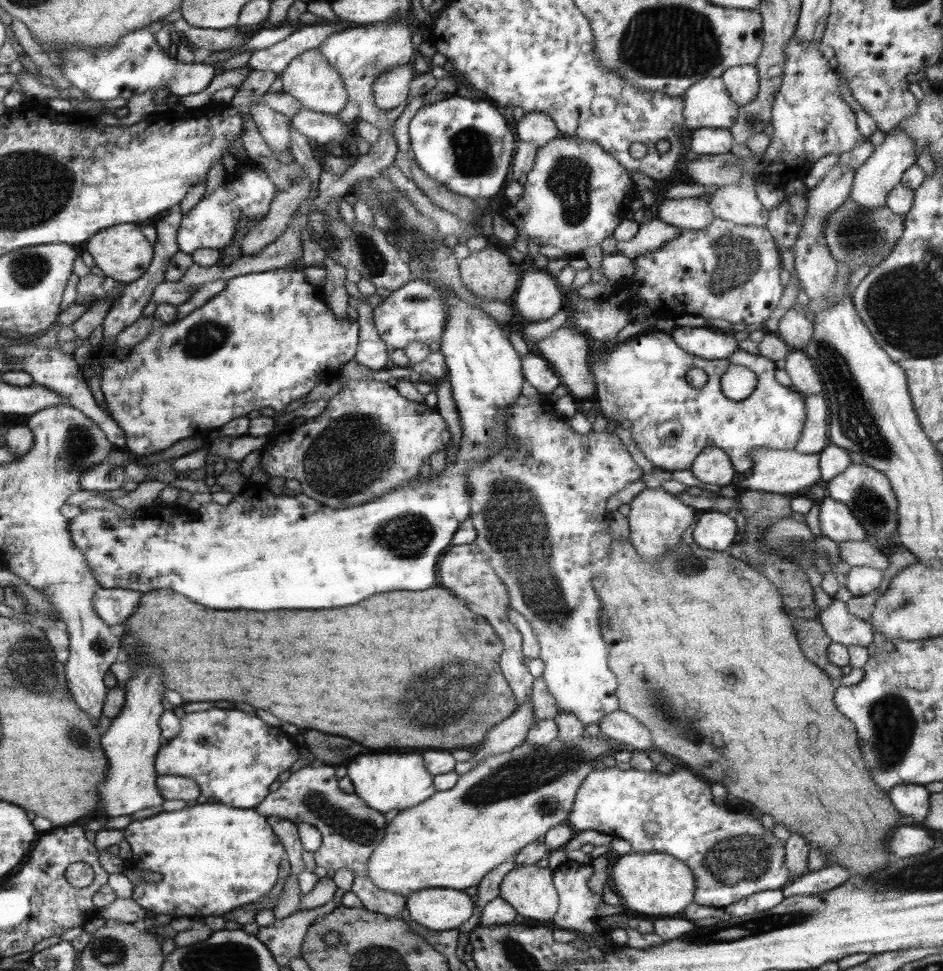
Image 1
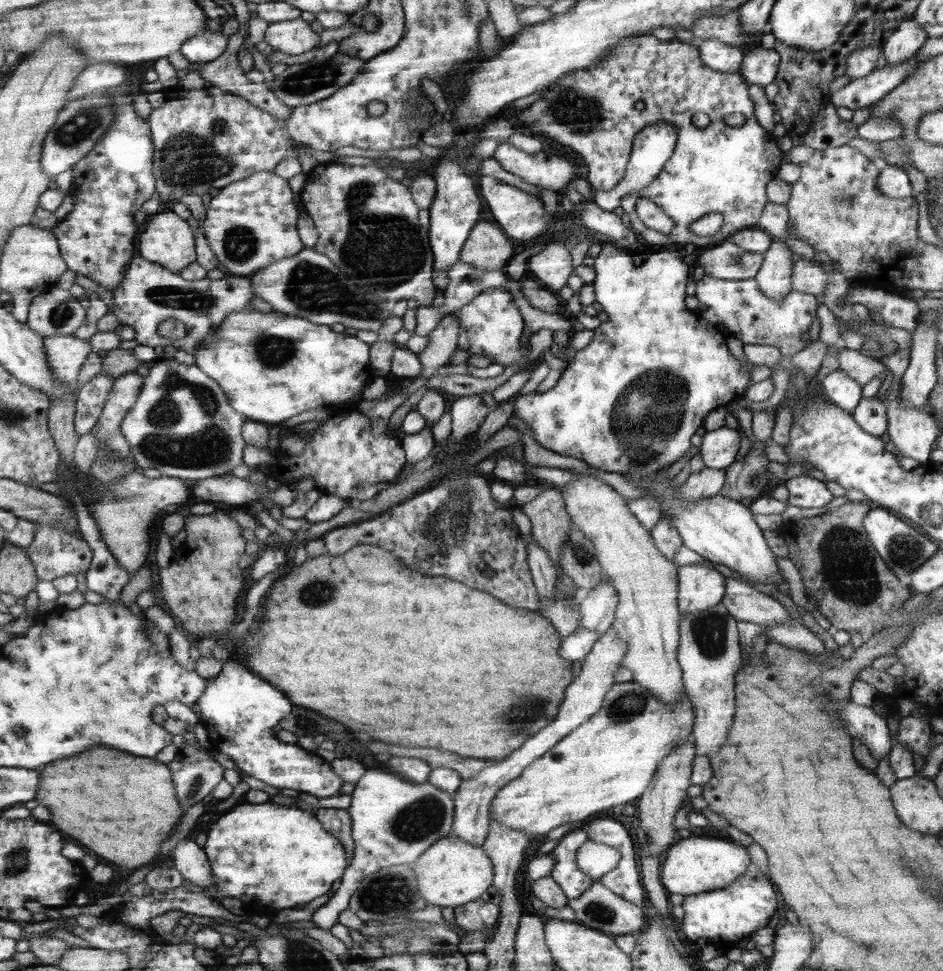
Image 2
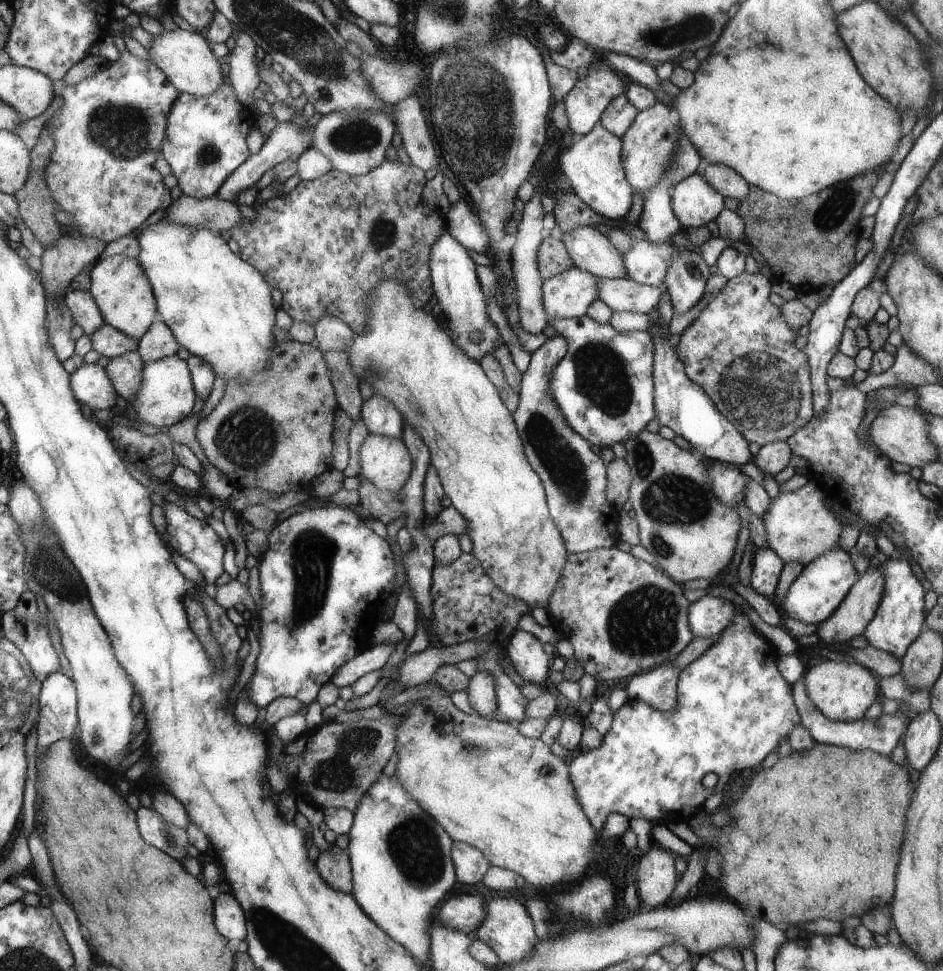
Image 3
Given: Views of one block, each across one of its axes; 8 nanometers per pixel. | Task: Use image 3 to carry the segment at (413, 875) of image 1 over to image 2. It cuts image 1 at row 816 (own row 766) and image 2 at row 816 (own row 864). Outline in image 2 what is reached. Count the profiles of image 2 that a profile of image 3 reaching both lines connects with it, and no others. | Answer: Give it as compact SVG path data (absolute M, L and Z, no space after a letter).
M632 680L615 682L598 713L495 794L489 806L491 818L524 830L533 839L546 836L558 824L585 822L590 814L594 817L602 810L633 802L646 794L661 760L693 734L692 707L685 690L679 703L667 705L644 685Z

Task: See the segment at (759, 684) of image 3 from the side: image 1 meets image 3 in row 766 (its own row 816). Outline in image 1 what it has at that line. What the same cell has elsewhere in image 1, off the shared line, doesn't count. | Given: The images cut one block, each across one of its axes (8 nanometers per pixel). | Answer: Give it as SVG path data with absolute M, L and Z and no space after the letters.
M601 765L587 776L578 790L574 810L566 820L578 834L583 830L596 830L630 842L634 853L658 852L674 856L690 864L696 878L694 902L700 906L722 908L756 892L782 889L794 880L787 868L786 845L764 830L760 820L750 814L734 814L724 806L712 802L710 786L696 778L686 767L677 767L673 773L644 772L635 768L620 770Z

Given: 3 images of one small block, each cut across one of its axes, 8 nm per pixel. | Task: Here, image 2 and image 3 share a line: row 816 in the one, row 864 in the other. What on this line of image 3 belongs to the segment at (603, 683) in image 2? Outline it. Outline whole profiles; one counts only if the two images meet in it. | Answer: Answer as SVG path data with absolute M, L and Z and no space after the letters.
M455 841L451 846L451 859L455 861L460 884L478 884L491 865L489 860L477 848Z

